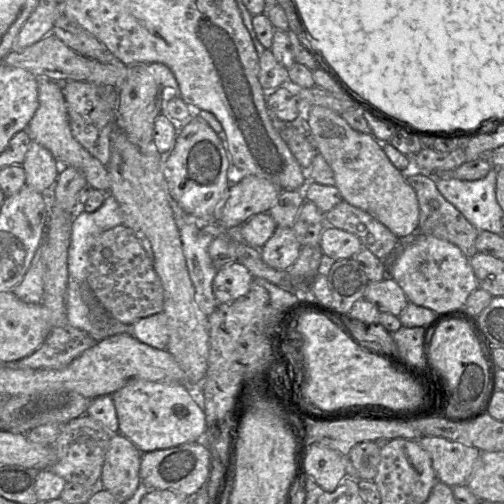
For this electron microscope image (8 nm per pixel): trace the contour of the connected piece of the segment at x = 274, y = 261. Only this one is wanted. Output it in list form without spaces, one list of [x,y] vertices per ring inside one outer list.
[[[291,227],[275,229],[269,240],[261,247],[263,261],[278,270],[288,270],[297,260],[302,245]]]

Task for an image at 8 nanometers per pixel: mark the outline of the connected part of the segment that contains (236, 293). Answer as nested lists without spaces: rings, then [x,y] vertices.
[[[238,261],[219,269],[213,279],[213,293],[219,304],[233,302],[249,291],[253,275]]]

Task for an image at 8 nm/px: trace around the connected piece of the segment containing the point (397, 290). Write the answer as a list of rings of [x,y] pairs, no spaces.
[[[389,275],[379,282],[369,282],[363,297],[375,304],[380,312],[395,316],[408,304],[404,291]]]

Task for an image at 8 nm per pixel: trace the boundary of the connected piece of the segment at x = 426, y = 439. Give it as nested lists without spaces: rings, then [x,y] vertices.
[[[422,436],[419,439],[409,439],[409,440],[417,441],[419,445],[429,453],[431,461],[432,461],[432,468],[435,472],[437,480],[442,483],[447,484],[450,487],[467,483],[468,479],[470,478],[470,476],[472,475],[474,471],[476,462],[481,455],[481,452],[475,447],[466,445],[462,442],[448,440],[443,437]]]

